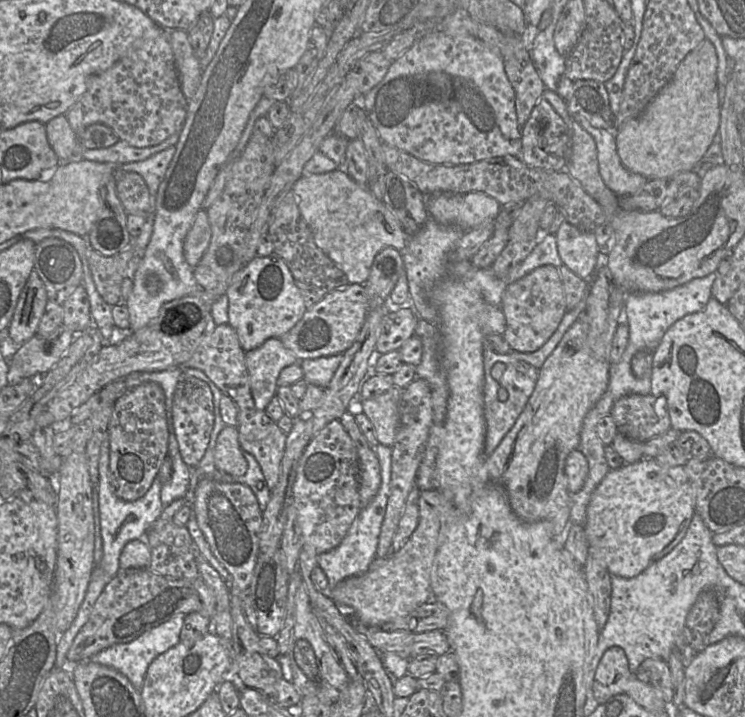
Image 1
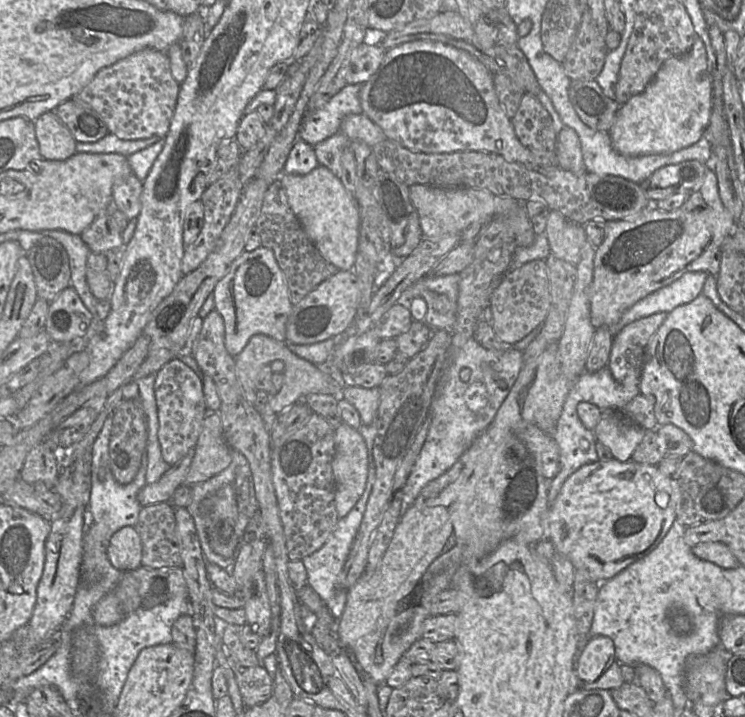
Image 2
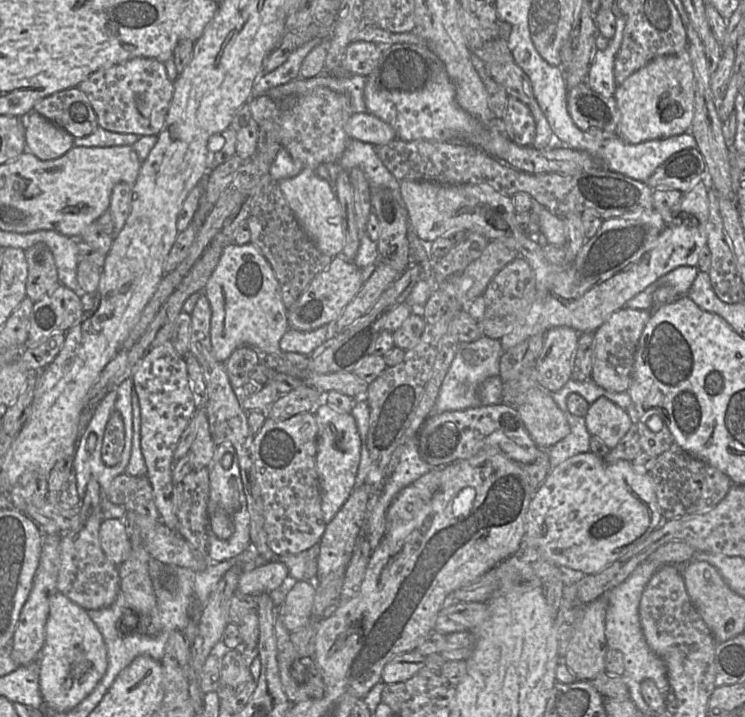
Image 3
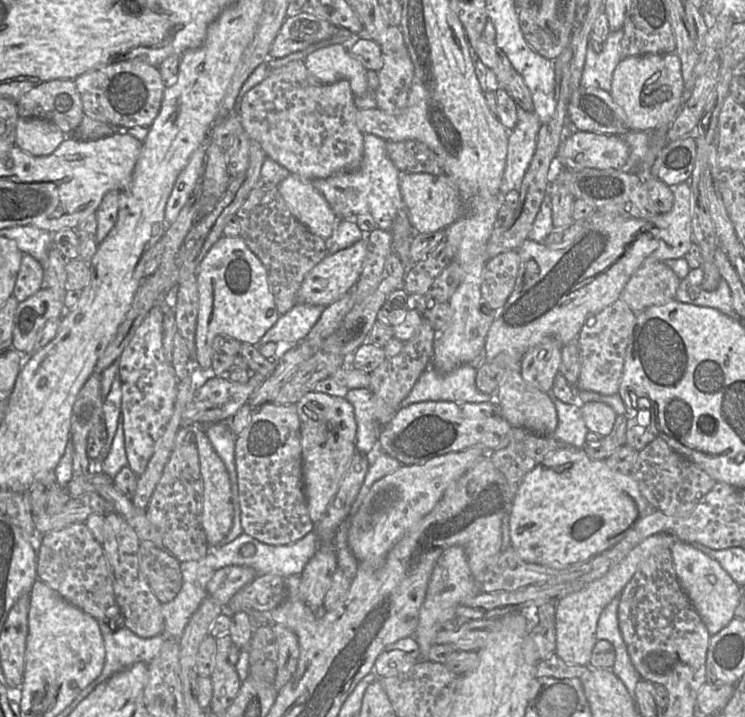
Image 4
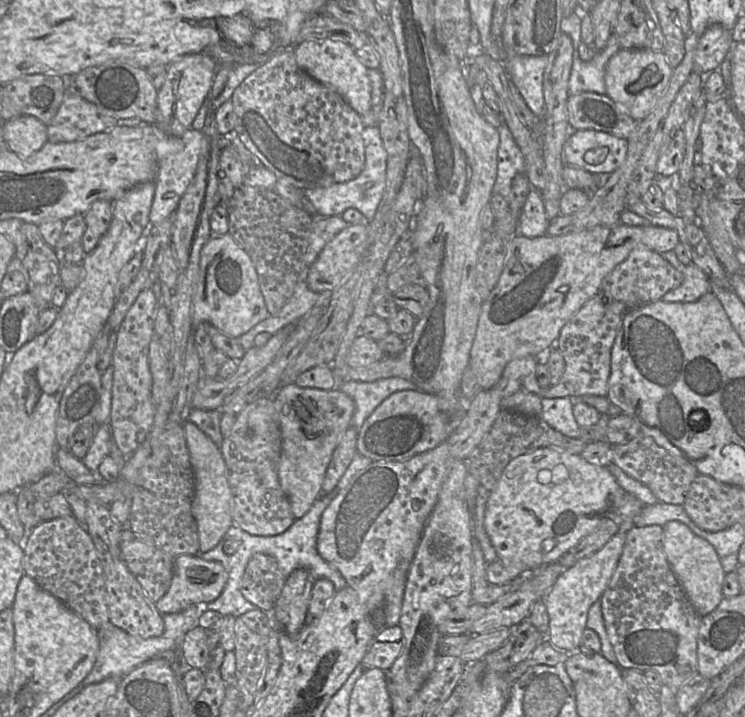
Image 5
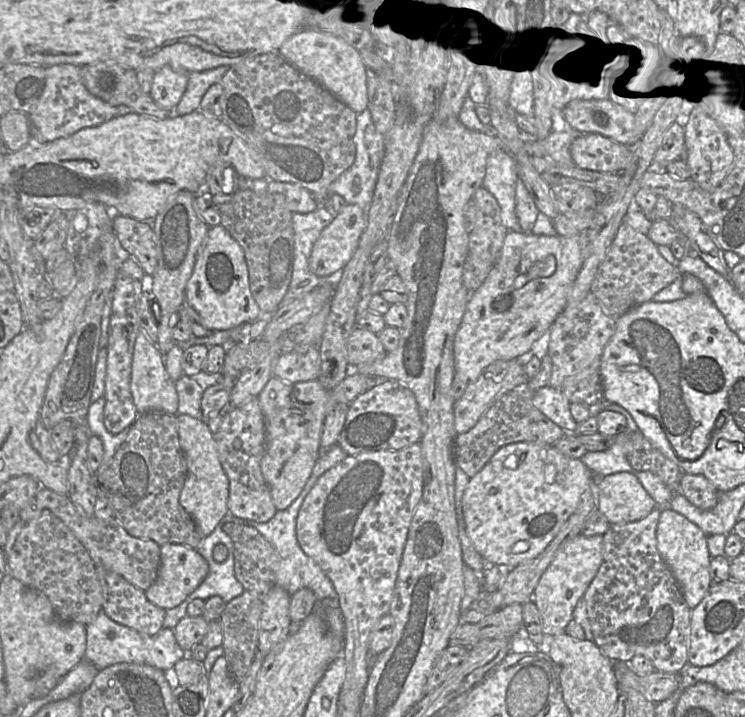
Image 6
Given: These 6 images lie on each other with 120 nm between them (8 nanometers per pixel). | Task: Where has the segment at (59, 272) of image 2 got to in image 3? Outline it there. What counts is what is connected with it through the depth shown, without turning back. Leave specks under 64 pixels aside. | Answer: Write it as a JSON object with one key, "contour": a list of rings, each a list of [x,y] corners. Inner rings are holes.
{"contour":[[[39,242],[24,251],[28,276],[26,281],[26,297],[38,301],[62,285],[59,280],[57,267],[50,248]]]}

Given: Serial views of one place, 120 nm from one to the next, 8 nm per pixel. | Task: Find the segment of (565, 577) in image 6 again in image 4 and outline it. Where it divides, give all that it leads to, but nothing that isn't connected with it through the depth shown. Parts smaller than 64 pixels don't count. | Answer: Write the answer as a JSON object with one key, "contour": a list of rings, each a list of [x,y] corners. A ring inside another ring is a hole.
{"contour":[[[665,533],[646,538],[602,578],[558,600],[555,612],[556,654],[567,663],[590,666],[592,651],[598,640],[596,635],[598,620],[604,608],[614,598],[620,596],[624,587],[645,559],[657,551],[670,550],[677,540],[676,536]]]}

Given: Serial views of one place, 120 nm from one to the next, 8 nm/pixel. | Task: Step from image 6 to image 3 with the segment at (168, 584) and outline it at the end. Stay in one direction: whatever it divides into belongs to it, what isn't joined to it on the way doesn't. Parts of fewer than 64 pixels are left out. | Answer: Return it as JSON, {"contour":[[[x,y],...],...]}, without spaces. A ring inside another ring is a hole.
{"contour":[[[279,560],[267,561],[251,570],[242,571],[237,585],[237,593],[269,593],[283,586],[288,577],[288,568],[284,563]]]}

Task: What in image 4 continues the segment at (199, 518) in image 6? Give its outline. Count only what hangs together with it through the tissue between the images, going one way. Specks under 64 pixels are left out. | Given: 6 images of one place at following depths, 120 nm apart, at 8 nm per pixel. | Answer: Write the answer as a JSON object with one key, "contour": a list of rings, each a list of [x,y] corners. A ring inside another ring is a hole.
{"contour":[[[196,427],[193,432],[193,441],[198,450],[203,479],[202,526],[210,549],[219,545],[226,538],[233,524],[234,510],[231,483],[228,471],[213,448],[204,427]]]}

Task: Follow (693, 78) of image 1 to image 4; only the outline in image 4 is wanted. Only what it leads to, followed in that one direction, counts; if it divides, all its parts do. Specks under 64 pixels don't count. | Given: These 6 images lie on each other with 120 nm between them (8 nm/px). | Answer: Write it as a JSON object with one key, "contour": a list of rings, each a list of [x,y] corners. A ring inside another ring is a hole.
{"contour":[[[675,53],[625,57],[617,64],[610,95],[620,107],[629,130],[668,128],[682,107],[684,80],[681,61]]]}

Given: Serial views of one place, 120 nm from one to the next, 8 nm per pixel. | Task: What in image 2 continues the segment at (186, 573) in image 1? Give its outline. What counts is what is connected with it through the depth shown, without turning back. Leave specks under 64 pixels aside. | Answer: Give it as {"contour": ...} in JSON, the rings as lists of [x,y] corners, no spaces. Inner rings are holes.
{"contour":[[[170,503],[142,506],[134,528],[142,542],[141,566],[155,569],[181,567],[181,544]]]}

